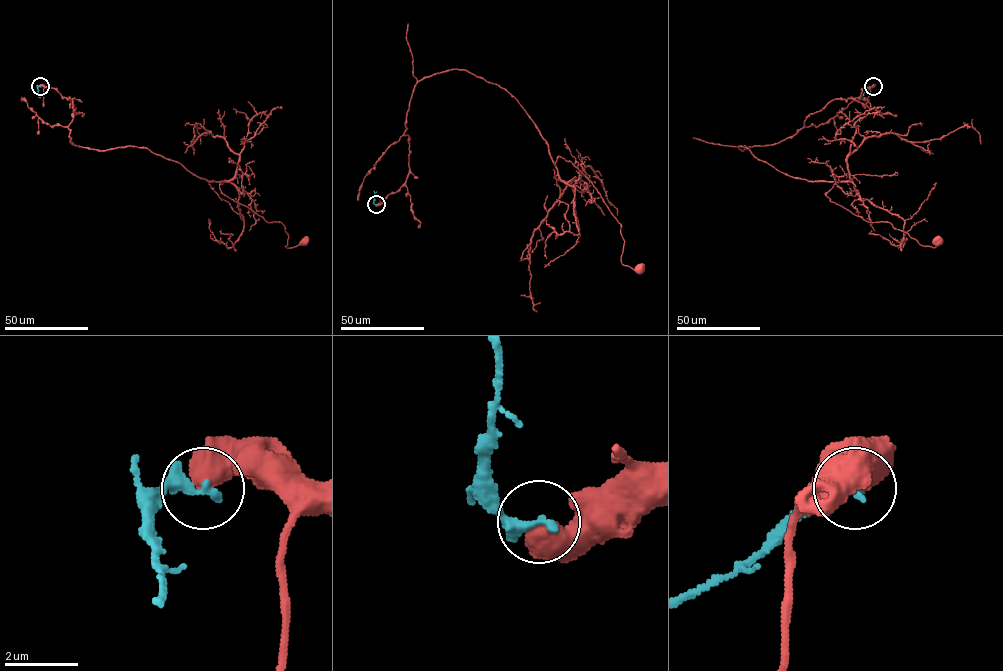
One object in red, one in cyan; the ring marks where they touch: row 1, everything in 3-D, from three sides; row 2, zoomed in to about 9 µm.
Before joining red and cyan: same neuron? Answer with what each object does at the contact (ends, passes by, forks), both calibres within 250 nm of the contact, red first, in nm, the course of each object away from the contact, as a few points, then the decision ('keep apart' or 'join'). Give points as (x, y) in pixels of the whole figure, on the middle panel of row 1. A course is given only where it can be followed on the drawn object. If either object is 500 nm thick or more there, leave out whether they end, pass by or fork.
calibres 700 and 240 nm; course red (376, 204), (409, 169), (414, 85), (467, 70), (592, 183), (620, 224), (621, 262), (640, 267); course cyan (376, 204), (376, 191); keep apart

